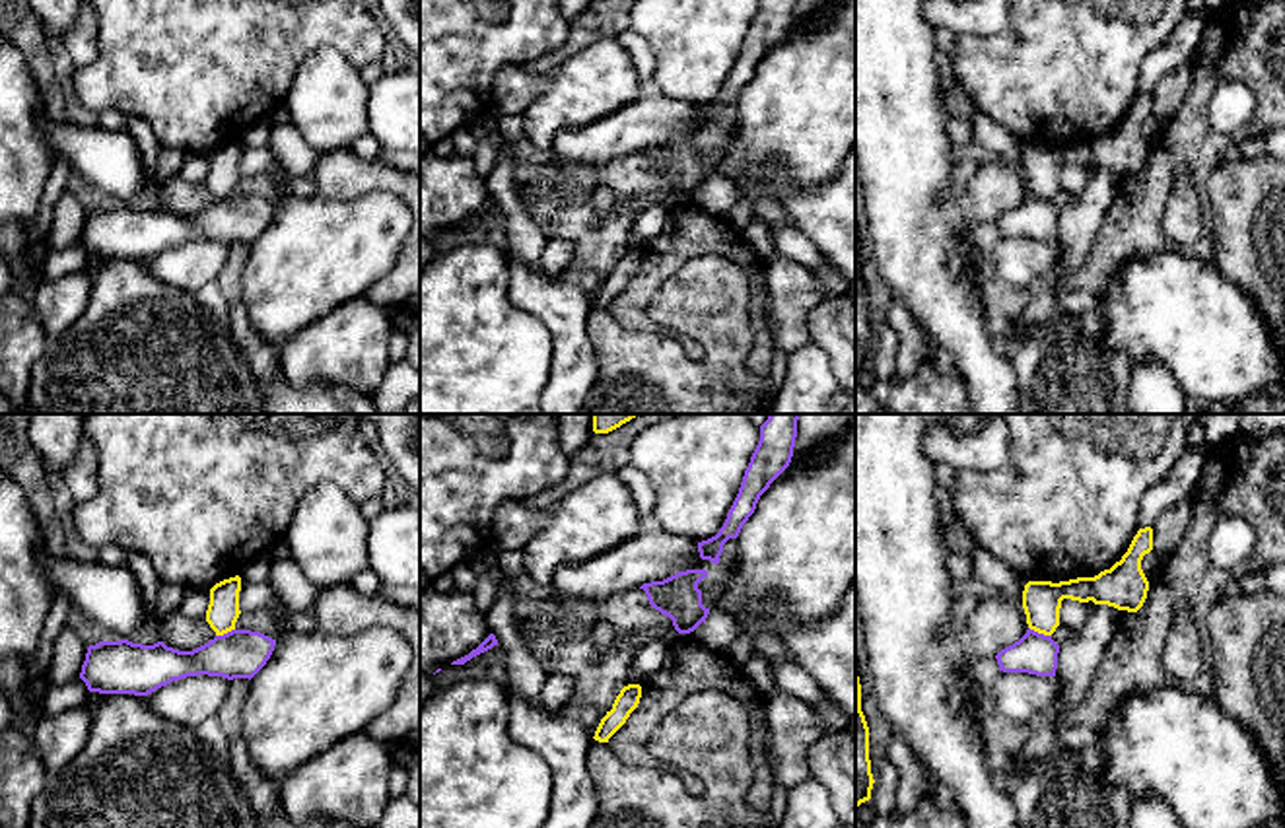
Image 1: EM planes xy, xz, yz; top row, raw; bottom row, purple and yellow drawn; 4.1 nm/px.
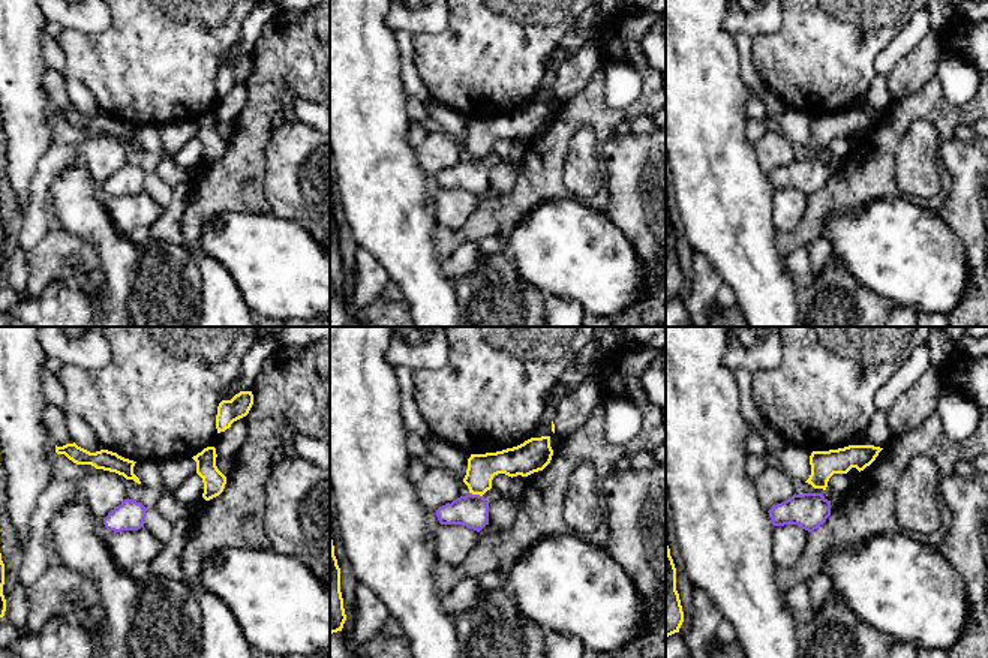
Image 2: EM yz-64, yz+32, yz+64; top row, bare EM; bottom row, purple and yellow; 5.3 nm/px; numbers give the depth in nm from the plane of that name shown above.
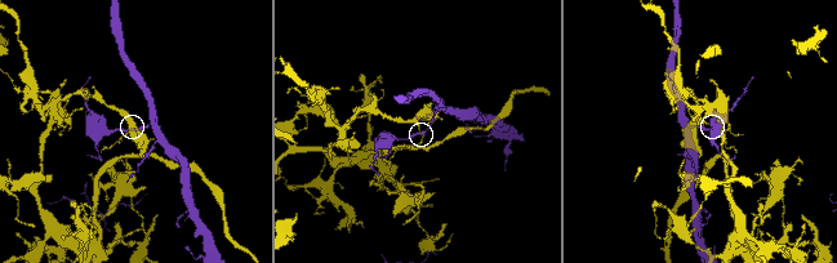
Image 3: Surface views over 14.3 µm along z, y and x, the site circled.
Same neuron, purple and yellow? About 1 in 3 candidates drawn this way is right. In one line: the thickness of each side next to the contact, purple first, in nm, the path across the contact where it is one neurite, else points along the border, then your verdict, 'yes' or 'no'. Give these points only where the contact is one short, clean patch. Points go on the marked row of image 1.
calibres 170 and 160 nm; border yz (1029, 626), (1050, 636); no

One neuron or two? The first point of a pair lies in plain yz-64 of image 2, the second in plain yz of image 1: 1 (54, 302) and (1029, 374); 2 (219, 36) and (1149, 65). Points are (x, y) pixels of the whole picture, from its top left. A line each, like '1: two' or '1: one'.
1: one
2: two

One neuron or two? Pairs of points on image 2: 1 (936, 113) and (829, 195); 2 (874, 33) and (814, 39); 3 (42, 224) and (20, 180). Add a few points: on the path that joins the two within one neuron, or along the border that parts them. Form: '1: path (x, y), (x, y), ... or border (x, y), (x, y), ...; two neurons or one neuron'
1: path (907, 116), (879, 144), (879, 150), (858, 173); one neuron
2: path (859, 39), (829, 39); one neuron
3: border (38, 162), (30, 185), (30, 197), (21, 212); two neurons

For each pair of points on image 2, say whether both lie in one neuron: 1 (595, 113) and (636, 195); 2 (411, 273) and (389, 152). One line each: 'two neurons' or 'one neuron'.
1: two neurons
2: one neuron

